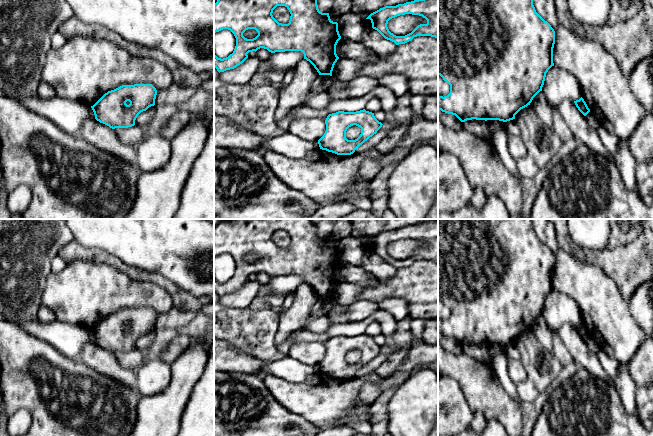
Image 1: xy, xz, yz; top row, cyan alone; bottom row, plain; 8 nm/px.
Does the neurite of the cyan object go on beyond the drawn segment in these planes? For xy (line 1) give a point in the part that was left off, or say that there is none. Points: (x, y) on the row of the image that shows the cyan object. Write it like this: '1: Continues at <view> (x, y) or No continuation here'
1: No continuation here

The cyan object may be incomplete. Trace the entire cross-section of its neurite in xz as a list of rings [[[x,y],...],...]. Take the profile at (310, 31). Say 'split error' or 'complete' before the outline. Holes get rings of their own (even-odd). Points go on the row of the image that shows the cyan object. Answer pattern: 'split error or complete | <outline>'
complete | [[[217,0],[214,4],[214,34],[223,29],[230,30],[236,38],[236,46],[232,54],[226,58],[218,58],[214,53],[214,67],[224,72],[242,64],[248,53],[260,48],[271,53],[285,51],[301,51],[304,59],[309,61],[319,75],[330,75],[339,59],[336,45],[341,39],[338,23],[330,19],[329,13],[318,9],[317,0]],[[277,6],[285,6],[291,16],[288,24],[279,23],[272,15]],[[255,29],[258,35],[247,39],[243,33]]]

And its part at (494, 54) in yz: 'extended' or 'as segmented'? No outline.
as segmented

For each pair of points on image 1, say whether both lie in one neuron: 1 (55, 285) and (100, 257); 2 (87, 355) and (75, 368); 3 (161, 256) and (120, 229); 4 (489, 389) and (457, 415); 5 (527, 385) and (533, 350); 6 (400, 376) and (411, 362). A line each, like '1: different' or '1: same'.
1: different
2: different
3: same
4: different
5: different
6: same

